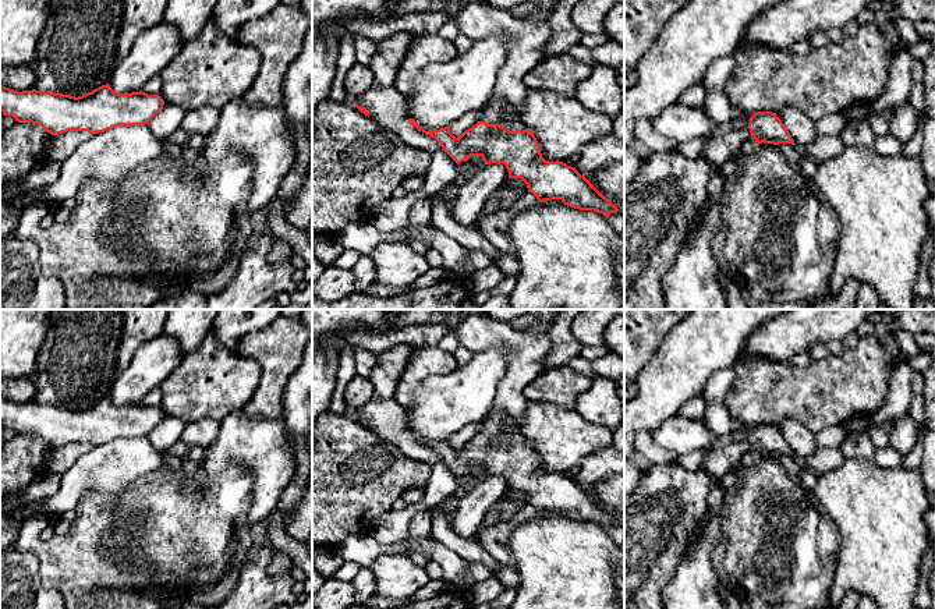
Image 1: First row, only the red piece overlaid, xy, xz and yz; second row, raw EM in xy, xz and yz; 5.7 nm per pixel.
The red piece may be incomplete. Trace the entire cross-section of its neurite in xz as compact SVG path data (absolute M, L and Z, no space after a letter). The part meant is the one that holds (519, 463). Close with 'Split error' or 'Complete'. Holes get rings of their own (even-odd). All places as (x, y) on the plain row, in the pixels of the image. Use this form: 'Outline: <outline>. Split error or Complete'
Outline: M493 407L484 419L482 432L457 450L450 445L450 439L425 443L414 431L408 431L408 433L417 442L435 450L457 477L471 468L481 468L485 477L503 475L509 484L509 491L521 491L528 498L528 504L534 506L539 514L562 511L570 520L594 523L605 530L619 524L617 518L603 509L575 479L563 474L545 472L534 445L527 442L520 431L513 429L511 419L500 417Z. Split error

